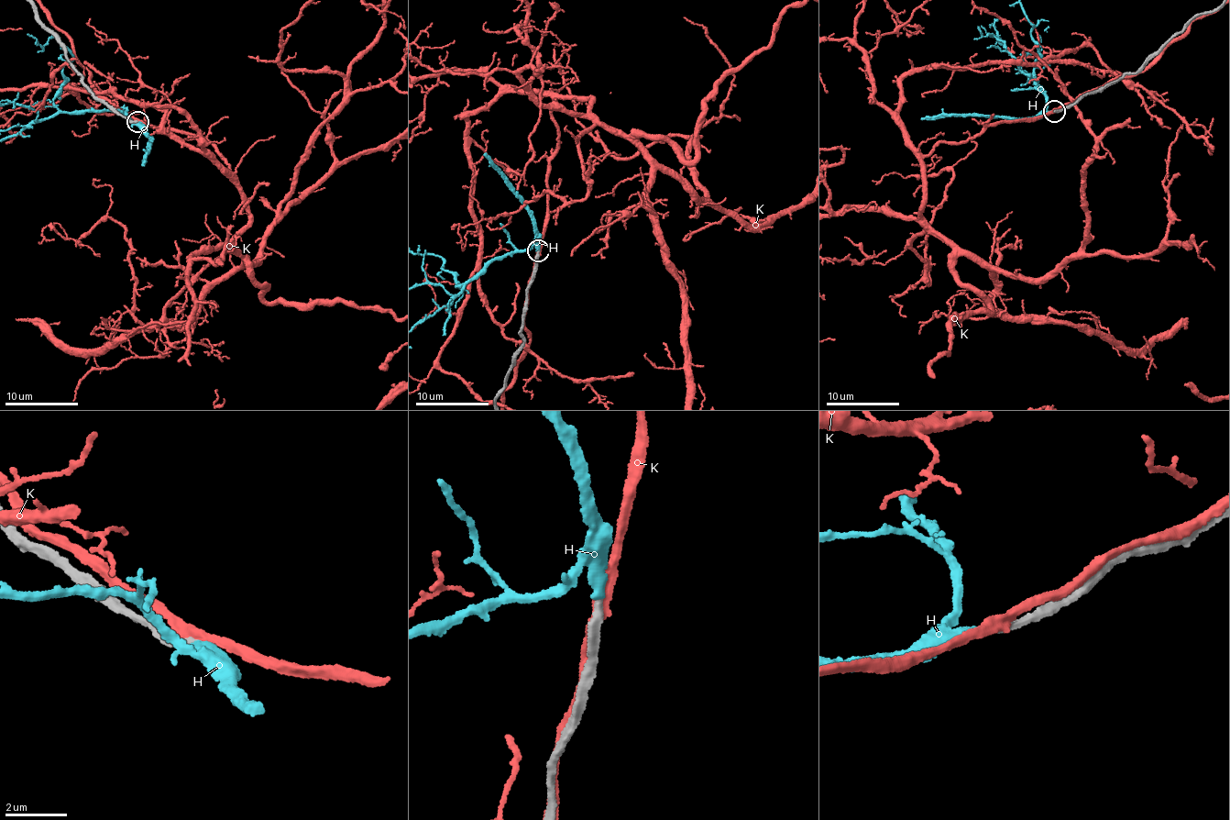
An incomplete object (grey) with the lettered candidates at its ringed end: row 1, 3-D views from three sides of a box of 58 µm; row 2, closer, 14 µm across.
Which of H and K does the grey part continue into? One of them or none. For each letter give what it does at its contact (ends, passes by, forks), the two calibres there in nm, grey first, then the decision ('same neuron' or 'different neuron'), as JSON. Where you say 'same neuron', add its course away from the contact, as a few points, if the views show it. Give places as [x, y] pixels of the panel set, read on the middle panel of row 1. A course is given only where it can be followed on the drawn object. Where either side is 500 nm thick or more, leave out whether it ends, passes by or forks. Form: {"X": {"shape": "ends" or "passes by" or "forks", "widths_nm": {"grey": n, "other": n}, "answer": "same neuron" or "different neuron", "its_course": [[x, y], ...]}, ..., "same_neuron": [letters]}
{"H": {"shape": "ends", "widths_nm": {"grey": 260, "other": 320}, "answer": "same neuron"}, "K": {"shape": "passes by", "widths_nm": {"grey": 320, "other": 340}, "answer": "different neuron"}, "same_neuron": ["H"]}

